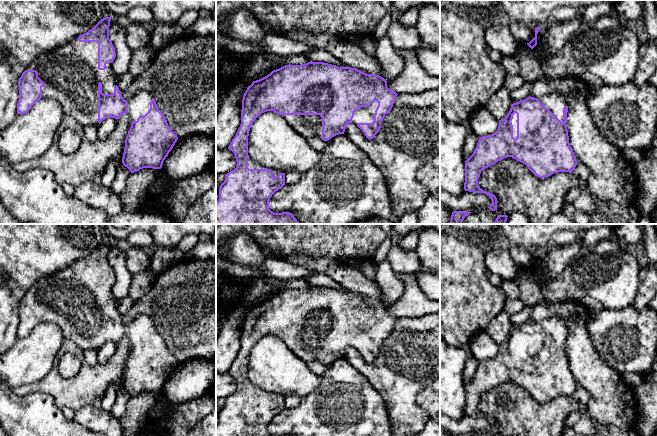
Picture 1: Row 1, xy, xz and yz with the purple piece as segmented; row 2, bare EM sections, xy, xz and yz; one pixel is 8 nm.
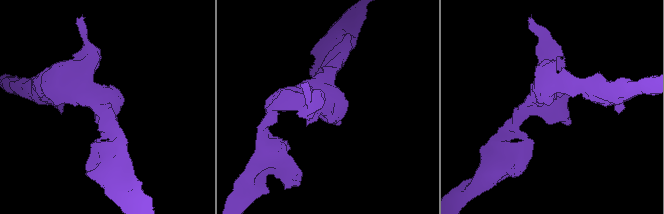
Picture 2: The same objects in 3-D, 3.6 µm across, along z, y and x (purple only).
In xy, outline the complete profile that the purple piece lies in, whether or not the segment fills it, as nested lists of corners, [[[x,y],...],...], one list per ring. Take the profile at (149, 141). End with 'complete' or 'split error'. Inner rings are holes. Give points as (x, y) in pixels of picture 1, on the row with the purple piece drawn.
[[[111,16],[101,19],[91,30],[78,38],[45,53],[38,55],[19,78],[19,100],[17,114],[27,113],[41,98],[51,98],[59,102],[64,114],[73,117],[83,127],[98,126],[106,118],[119,119],[127,114],[132,120],[125,139],[122,163],[131,173],[143,168],[161,169],[164,160],[178,140],[177,135],[168,126],[167,120],[159,110],[153,96],[144,90],[138,91],[132,98],[125,100],[117,86],[117,75],[113,70],[116,57],[115,48],[109,39]]]; split error

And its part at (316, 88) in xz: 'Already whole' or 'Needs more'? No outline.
Needs more

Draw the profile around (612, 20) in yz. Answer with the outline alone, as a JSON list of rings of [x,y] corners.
[[[607,15],[605,17],[601,17],[597,19],[595,22],[591,24],[591,27],[597,30],[610,30],[615,27],[625,27],[620,21],[619,16]]]

